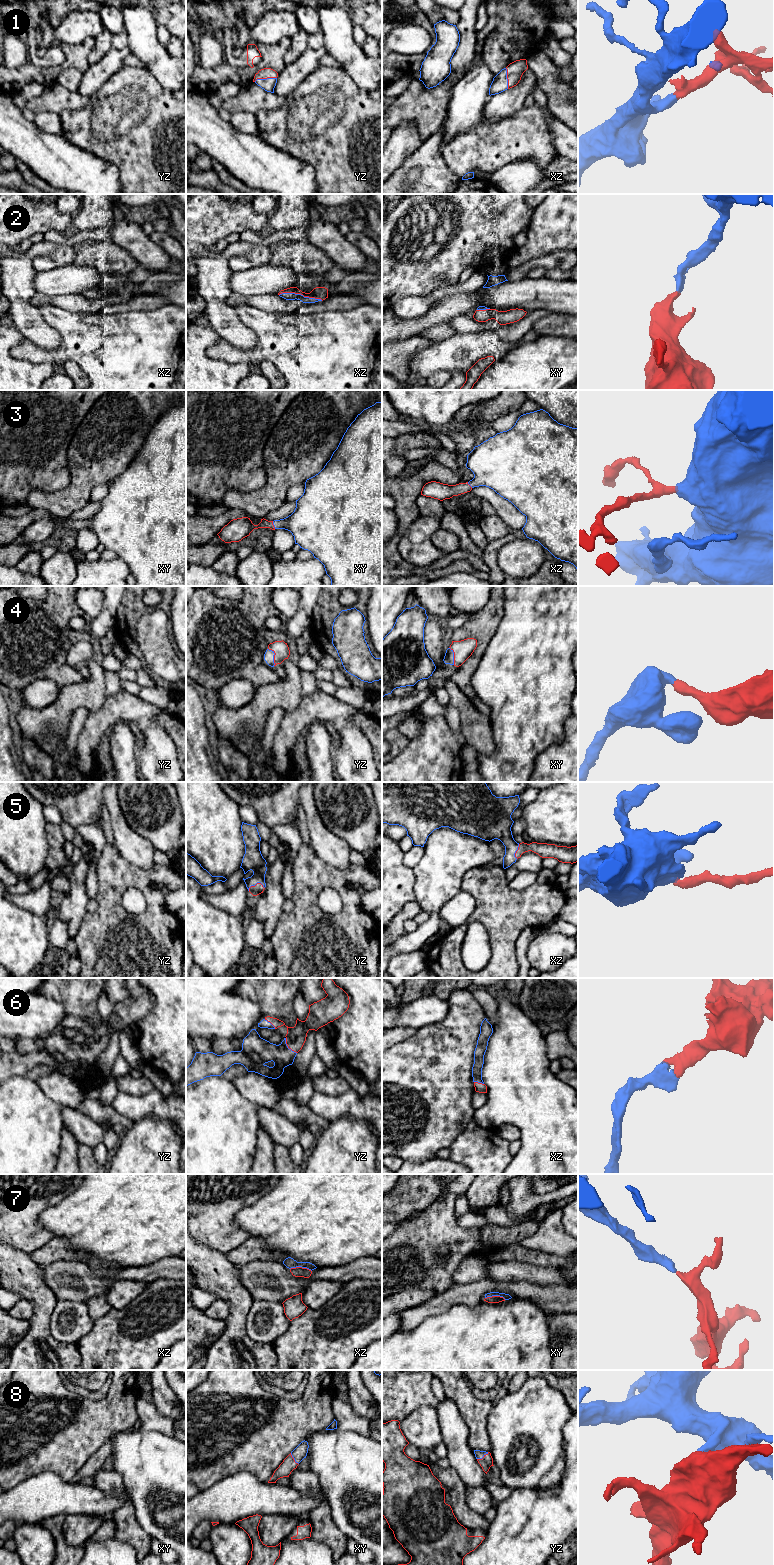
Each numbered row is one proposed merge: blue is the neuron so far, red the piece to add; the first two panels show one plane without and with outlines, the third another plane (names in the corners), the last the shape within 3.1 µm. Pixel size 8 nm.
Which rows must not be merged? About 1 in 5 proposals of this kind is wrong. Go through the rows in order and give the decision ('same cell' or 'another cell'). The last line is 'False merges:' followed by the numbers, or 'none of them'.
1: same cell
2: same cell
3: same cell
4: same cell
5: same cell
6: same cell
7: same cell
8: same cell
False merges: none of them

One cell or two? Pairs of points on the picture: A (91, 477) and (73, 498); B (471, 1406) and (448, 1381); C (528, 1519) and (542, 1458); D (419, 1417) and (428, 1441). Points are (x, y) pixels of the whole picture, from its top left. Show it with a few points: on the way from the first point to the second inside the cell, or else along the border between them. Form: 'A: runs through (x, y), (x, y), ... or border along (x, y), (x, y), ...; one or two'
A: runs through (86, 482), (77, 493); one
B: runs through (465, 1400), (454, 1387); one
C: border along (536, 1486), (513, 1489); two
D: runs through (422, 1423), (422, 1429), (427, 1435); one

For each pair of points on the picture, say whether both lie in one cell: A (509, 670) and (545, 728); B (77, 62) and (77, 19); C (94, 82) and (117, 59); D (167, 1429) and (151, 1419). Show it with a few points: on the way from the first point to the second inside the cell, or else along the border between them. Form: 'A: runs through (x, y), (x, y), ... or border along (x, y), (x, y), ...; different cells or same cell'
A: runs through (523, 684), (529, 691), (529, 712), (531, 714); same cell
B: border along (94, 37), (88, 37), (75, 44), (60, 43); different cells
C: runs through (100, 76), (111, 65); same cell
D: runs through (163, 1425), (155, 1421); same cell

